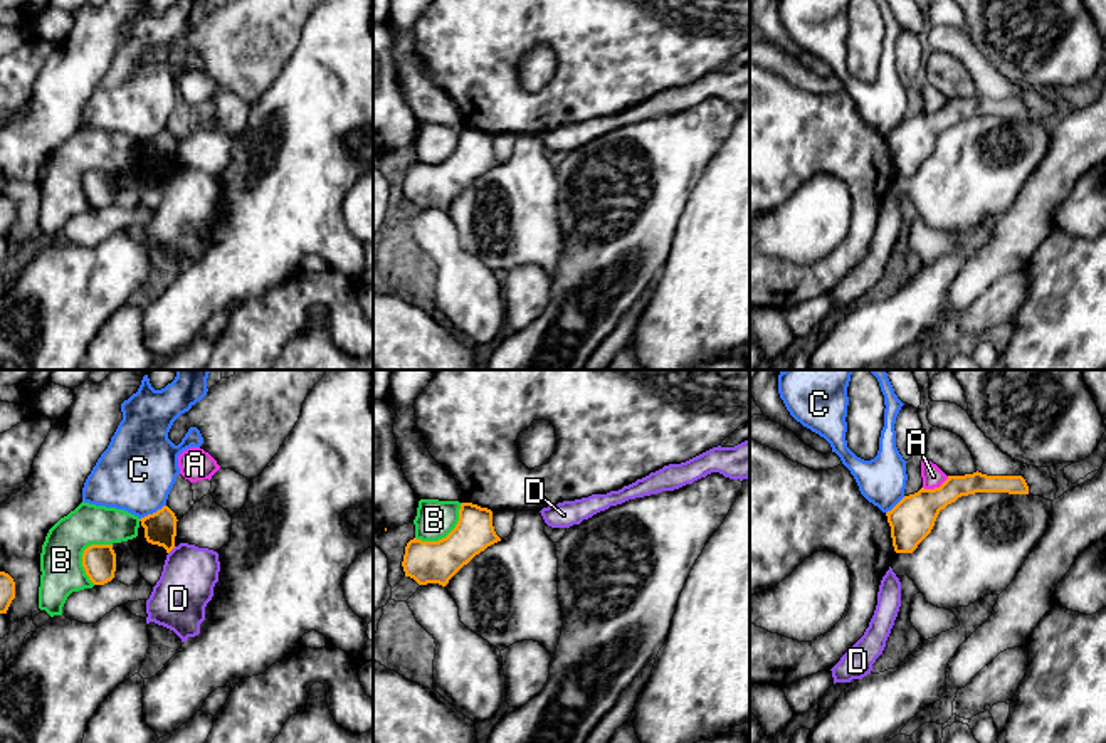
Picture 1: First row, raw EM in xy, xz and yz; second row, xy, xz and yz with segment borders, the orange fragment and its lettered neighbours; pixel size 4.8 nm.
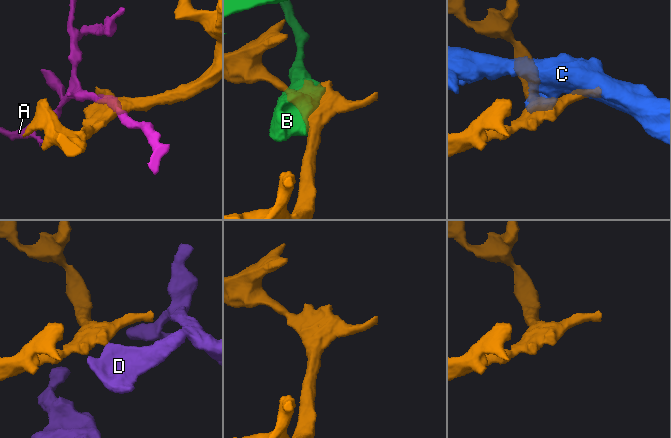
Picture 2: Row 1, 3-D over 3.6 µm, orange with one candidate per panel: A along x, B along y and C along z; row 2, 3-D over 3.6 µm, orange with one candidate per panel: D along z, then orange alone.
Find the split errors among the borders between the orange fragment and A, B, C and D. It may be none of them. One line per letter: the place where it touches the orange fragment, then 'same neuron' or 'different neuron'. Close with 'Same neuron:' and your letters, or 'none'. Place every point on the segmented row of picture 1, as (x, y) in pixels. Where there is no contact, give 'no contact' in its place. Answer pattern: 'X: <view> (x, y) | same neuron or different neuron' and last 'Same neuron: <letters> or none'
A: yz (935, 488) | different neuron
B: xz (447, 535) | different neuron
C: xy (153, 513) | different neuron
D: xy (172, 548) | different neuron
Same neuron: none

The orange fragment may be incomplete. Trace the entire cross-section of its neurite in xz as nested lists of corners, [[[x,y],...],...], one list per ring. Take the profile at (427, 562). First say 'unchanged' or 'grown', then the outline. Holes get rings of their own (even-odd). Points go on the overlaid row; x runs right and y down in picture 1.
unchanged; [[[462,503],[456,528],[439,541],[410,540],[405,546],[403,572],[419,585],[449,580],[487,546],[501,541],[492,526],[492,511]]]

